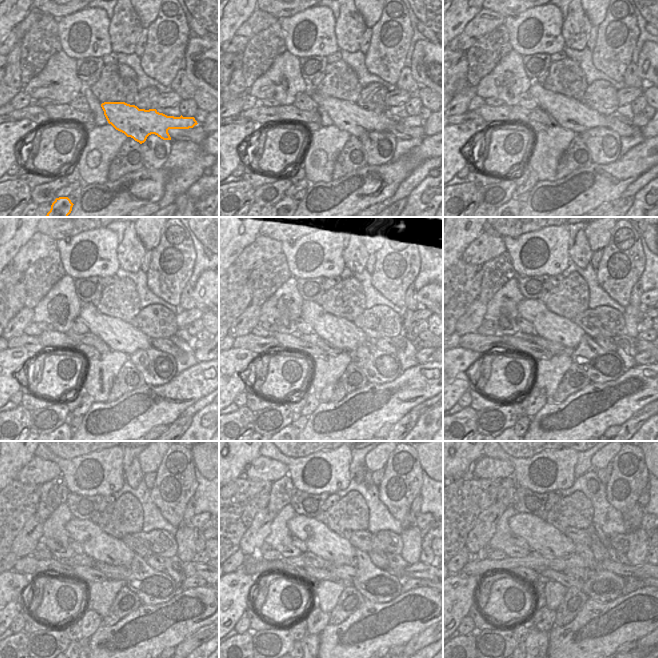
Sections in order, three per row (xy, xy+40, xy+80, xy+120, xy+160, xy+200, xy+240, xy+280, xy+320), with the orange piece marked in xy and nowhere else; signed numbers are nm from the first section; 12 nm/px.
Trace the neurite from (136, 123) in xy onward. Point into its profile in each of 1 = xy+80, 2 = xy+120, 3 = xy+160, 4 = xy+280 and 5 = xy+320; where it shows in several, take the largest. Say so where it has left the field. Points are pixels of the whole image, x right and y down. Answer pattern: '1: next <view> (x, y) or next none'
1: next xy+80 (569, 113)
2: next xy+120 (120, 336)
3: next xy+160 (343, 334)
4: next xy+280 (320, 540)
5: next xy+320 (542, 537)

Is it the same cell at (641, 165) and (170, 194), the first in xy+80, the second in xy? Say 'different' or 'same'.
different

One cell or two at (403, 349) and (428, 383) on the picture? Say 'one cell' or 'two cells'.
two cells

